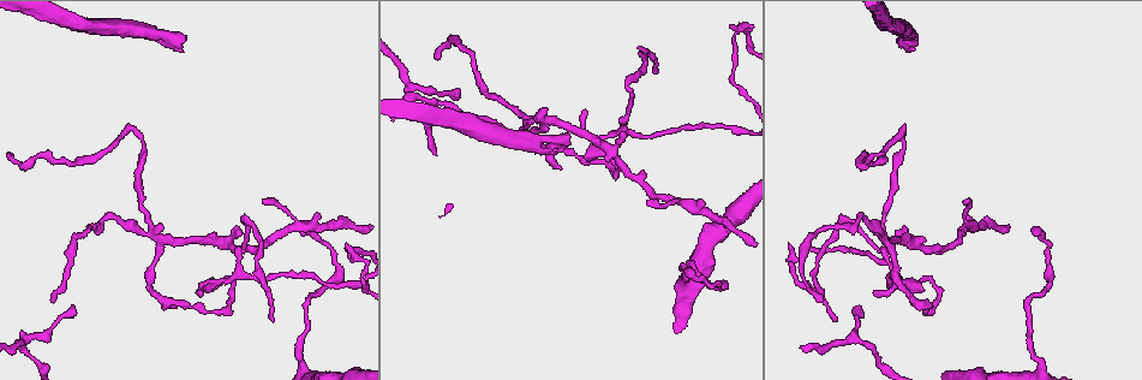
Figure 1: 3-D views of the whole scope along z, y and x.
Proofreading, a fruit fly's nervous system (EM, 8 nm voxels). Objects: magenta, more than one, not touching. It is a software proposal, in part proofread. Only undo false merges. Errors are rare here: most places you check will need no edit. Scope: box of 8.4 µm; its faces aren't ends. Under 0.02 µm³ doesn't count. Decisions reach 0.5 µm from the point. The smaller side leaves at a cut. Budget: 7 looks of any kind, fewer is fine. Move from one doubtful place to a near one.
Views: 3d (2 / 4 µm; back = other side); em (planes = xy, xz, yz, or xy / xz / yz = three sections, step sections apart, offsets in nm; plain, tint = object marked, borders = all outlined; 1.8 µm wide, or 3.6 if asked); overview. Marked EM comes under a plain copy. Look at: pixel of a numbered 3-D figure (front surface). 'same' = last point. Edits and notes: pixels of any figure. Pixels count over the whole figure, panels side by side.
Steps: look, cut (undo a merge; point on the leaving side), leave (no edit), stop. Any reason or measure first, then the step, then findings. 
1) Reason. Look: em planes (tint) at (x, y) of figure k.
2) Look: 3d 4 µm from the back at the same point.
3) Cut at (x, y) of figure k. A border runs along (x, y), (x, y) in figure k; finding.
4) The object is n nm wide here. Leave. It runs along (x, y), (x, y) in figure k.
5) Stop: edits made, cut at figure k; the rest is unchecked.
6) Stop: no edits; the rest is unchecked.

Sharp bend. Look: em xz step 8 (tint) at (136, 130) of figure 1.

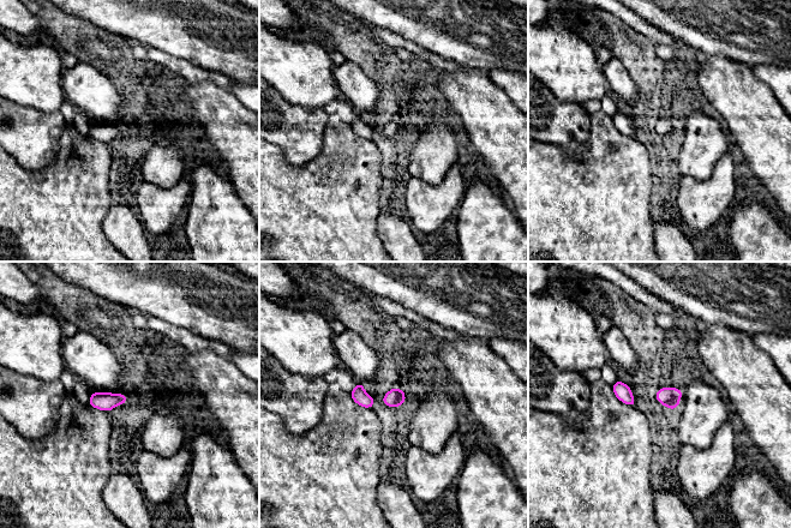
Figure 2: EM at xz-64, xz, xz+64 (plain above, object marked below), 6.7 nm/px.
Look: em planes (borders) at the same point.

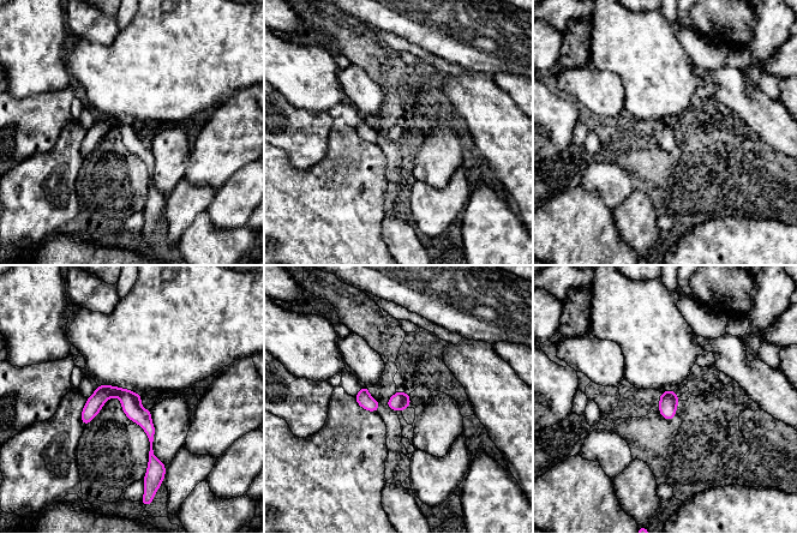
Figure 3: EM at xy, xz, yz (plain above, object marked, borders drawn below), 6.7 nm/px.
The object is 130 nm wide here. Leave. It runs along (100, 388), (117, 391), (144, 420), (155, 467) in figure 3; one neuron here.

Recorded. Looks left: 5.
Sharp bend. Look: em planes (tint) at (847, 220) of figure 1.

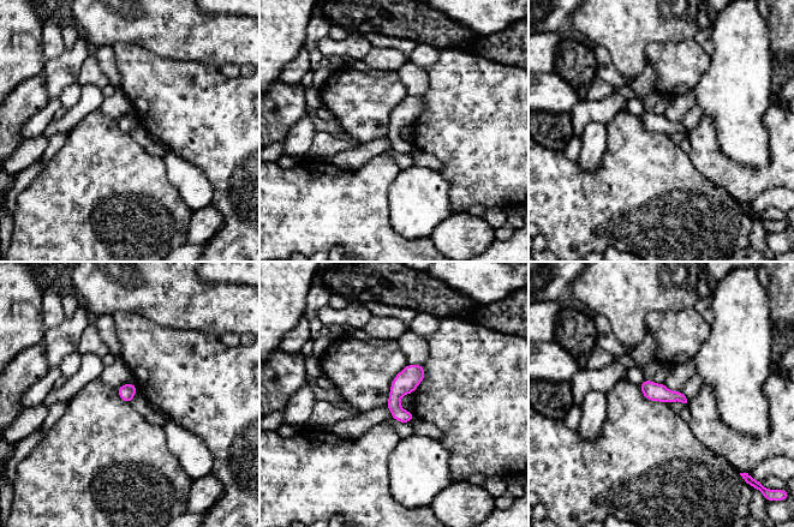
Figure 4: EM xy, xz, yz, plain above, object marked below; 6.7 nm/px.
Leave. One neuron here.

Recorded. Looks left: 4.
Four arms meet. Look: 3d 2 µm at (543, 121) of figure 1.

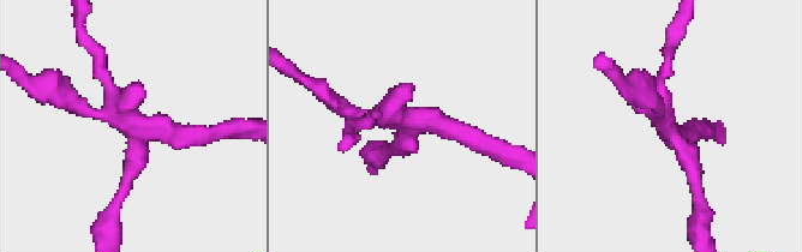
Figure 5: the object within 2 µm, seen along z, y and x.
Need the tissue. Look: em xy step 4 (tint) at (406, 122) of figure 5.

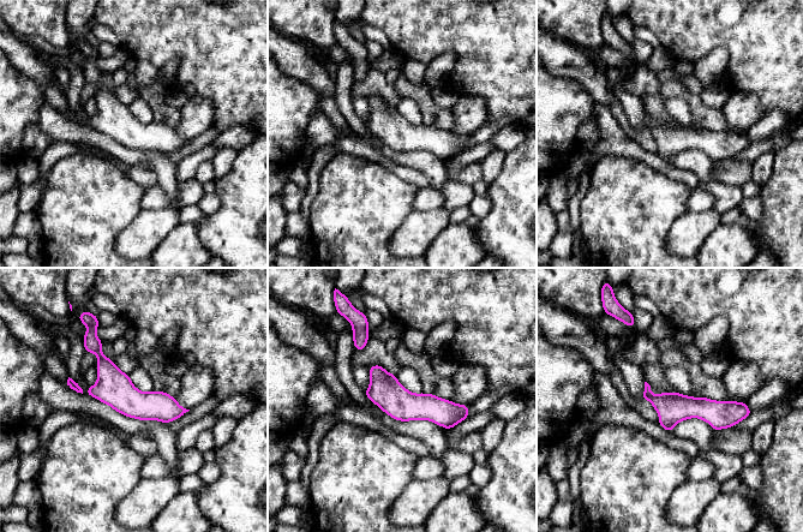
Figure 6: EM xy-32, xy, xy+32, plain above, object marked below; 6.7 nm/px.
4 arms meet here. Leave. It runs along (91, 345), (142, 406), (181, 411) in figure 6; continuous, no second neuron.

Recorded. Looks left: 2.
Stop: no edits; the rest is unchecked.

